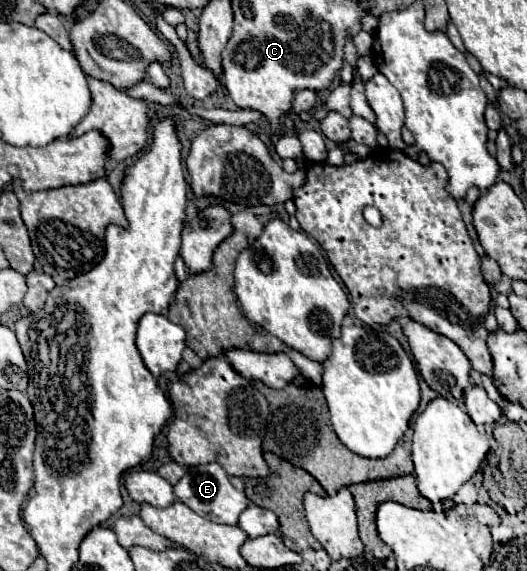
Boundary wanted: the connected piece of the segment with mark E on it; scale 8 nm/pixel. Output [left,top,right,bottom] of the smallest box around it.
[174,463,250,525]

